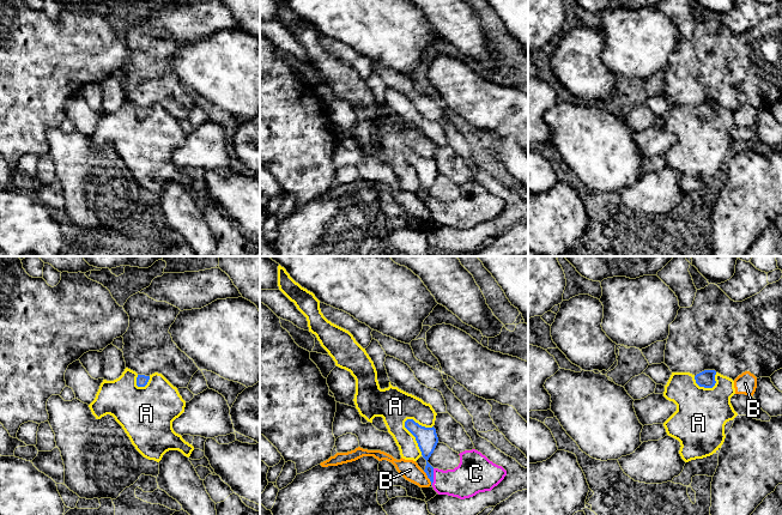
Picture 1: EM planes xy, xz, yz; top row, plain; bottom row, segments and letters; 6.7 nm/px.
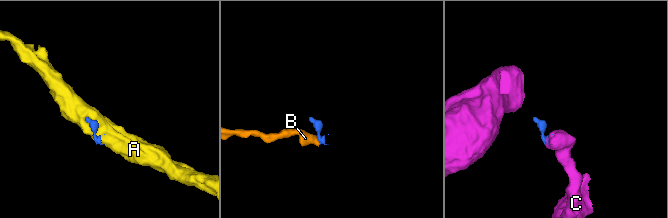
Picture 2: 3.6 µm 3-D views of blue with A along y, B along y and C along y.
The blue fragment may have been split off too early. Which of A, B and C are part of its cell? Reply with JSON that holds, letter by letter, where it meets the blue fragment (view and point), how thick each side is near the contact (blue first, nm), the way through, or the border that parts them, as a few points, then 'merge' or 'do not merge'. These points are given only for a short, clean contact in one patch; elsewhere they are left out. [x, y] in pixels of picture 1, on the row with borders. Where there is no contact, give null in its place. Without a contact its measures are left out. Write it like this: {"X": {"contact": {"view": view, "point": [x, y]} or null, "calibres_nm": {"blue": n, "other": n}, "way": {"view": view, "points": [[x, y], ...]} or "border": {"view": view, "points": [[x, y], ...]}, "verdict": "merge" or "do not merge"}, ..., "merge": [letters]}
{"A": {"contact": {"view": "xz", "point": [413, 435]}, "calibres_nm": {"blue": 140, "other": 240}, "border": {"view": "xz", "points": [[407, 418], [405, 428], [414, 437], [422, 454]]}, "verdict": "do not merge"}, "B": {"contact": {"view": "xz", "point": [428, 477]}, "calibres_nm": {"blue": 140, "other": 130}, "border": {"view": "xz", "points": [[423, 471], [431, 484]]}, "verdict": "do not merge"}, "C": {"contact": {"view": "xz", "point": [432, 477]}, "calibres_nm": {"blue": 130, "other": 220}, "way": {"view": "xz", "points": [[426, 441], [426, 462], [432, 477], [470, 478]]}, "verdict": "merge"}, "merge": ["C"]}

